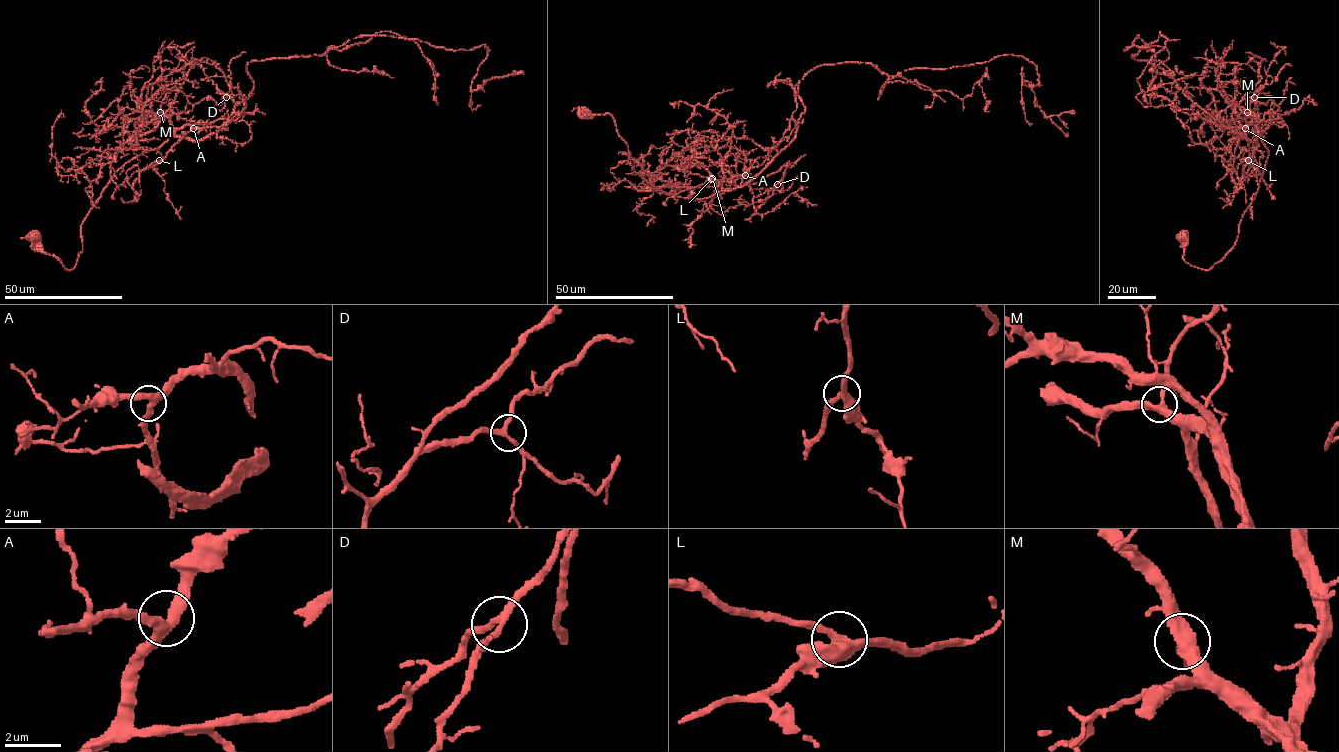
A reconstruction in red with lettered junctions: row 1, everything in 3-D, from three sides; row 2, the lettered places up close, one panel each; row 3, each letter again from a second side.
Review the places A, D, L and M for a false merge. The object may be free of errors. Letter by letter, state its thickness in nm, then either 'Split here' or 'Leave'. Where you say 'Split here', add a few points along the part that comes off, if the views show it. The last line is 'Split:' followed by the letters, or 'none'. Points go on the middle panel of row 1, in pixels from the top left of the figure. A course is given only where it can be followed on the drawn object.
A: Thickness 360 nm. Leave
D: Thickness 240 nm. Leave
L: Thickness 380 nm. Leave
M: Thickness 400 nm. Leave
Split: none

